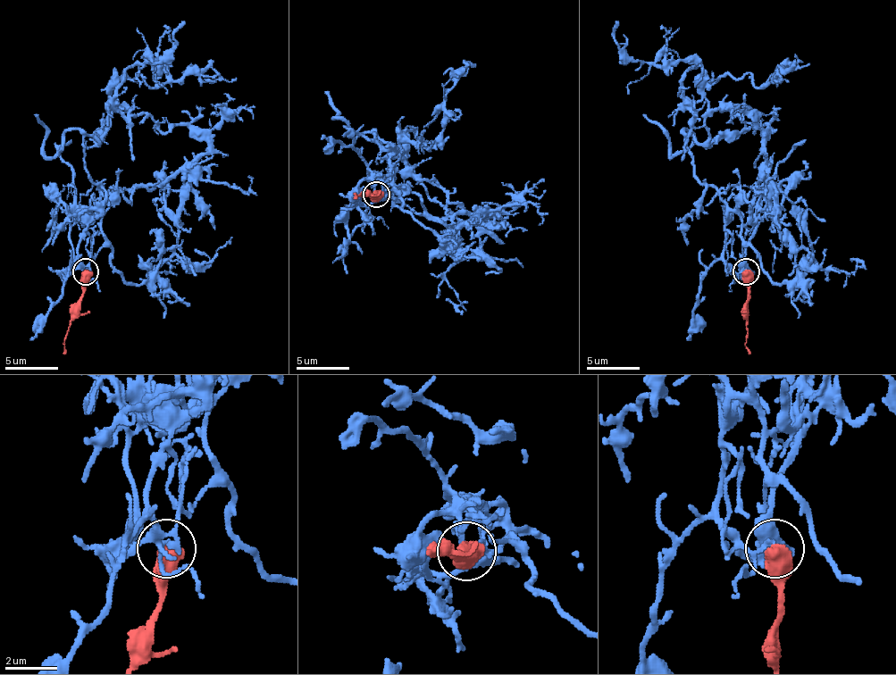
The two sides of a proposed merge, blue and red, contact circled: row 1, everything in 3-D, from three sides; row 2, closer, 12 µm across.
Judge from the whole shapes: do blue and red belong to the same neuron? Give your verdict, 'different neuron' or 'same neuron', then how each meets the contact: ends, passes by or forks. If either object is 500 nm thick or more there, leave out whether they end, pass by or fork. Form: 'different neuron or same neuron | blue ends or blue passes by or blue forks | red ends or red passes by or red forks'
different neuron

